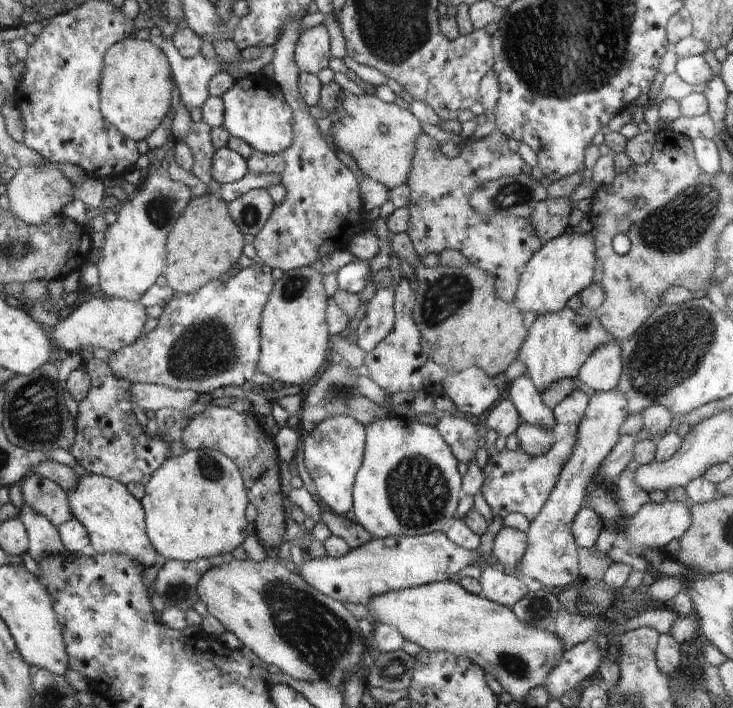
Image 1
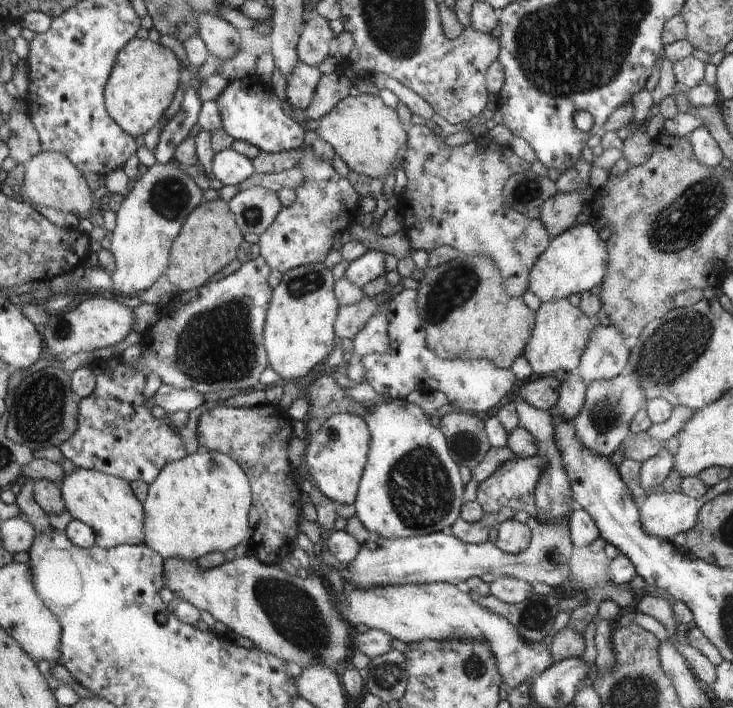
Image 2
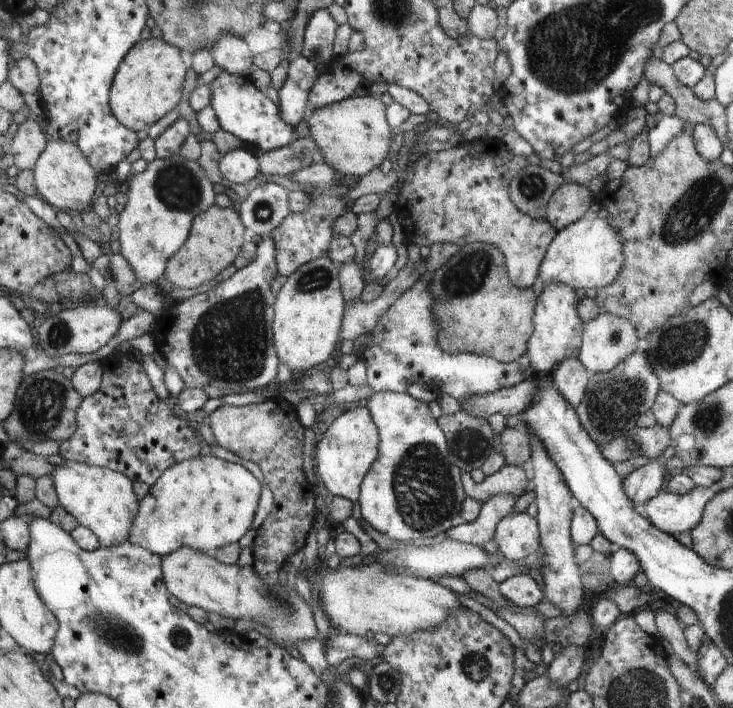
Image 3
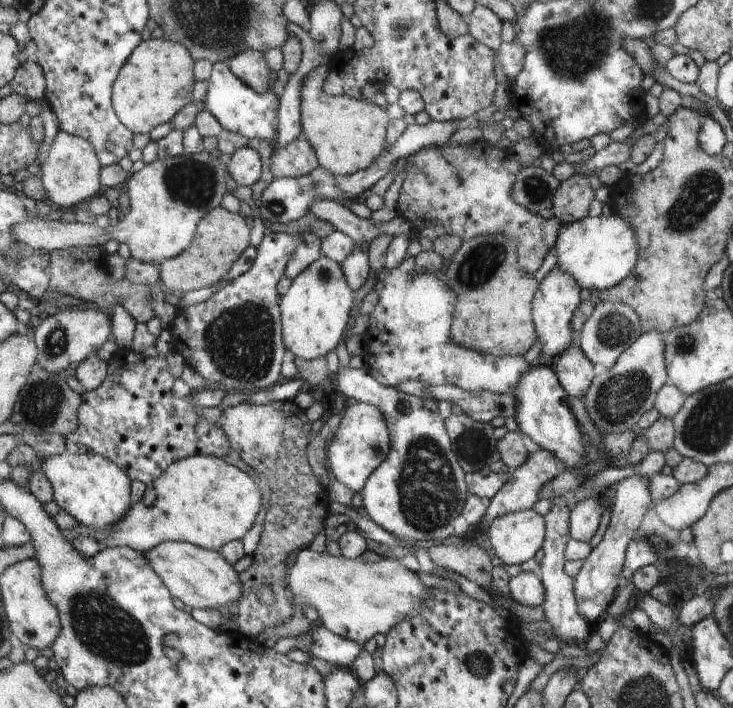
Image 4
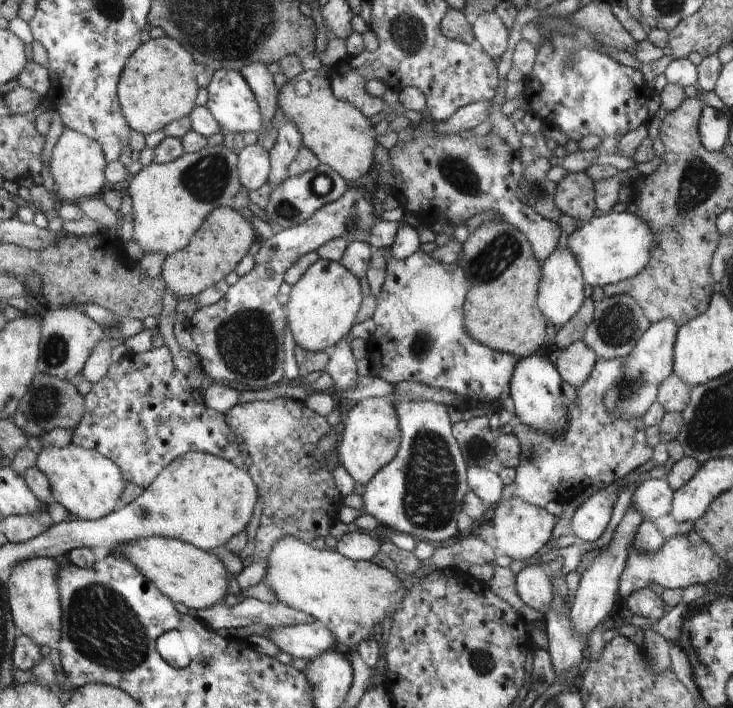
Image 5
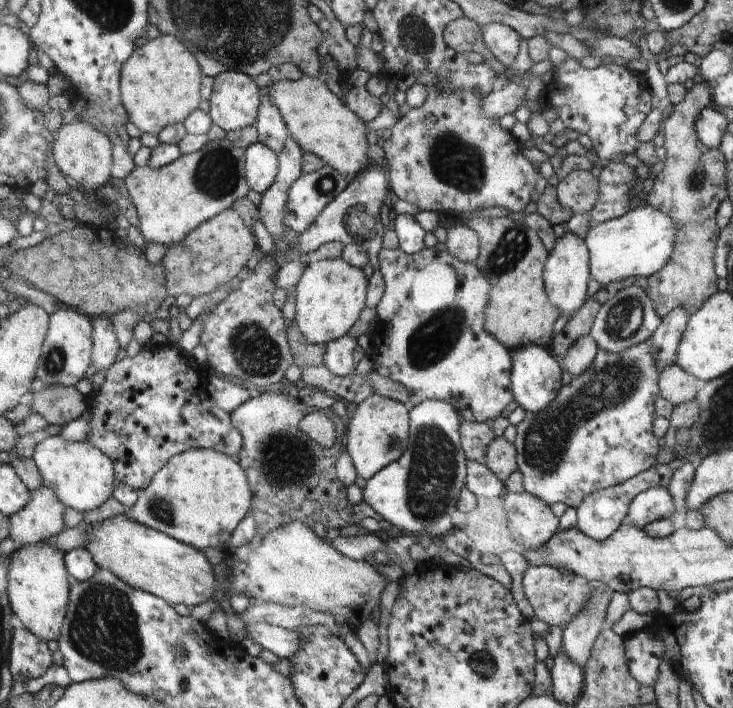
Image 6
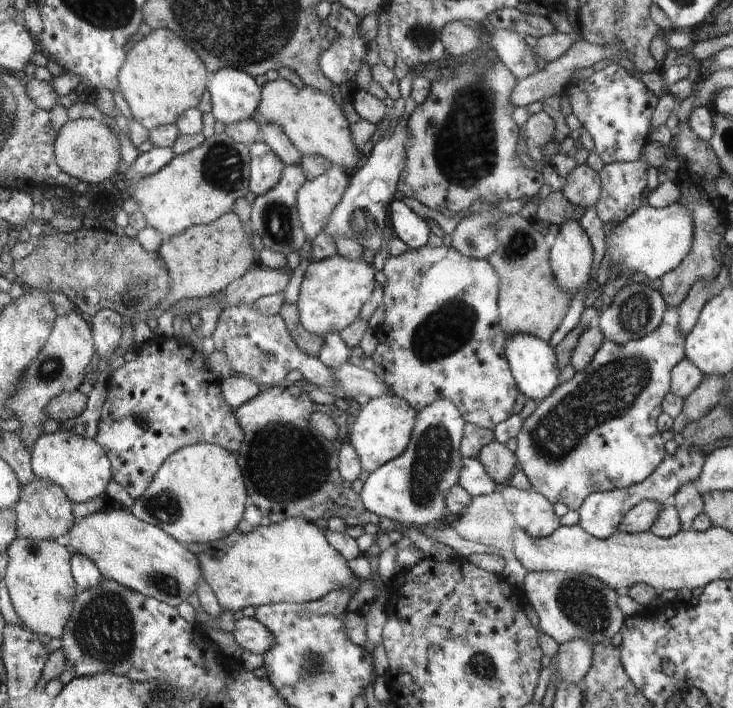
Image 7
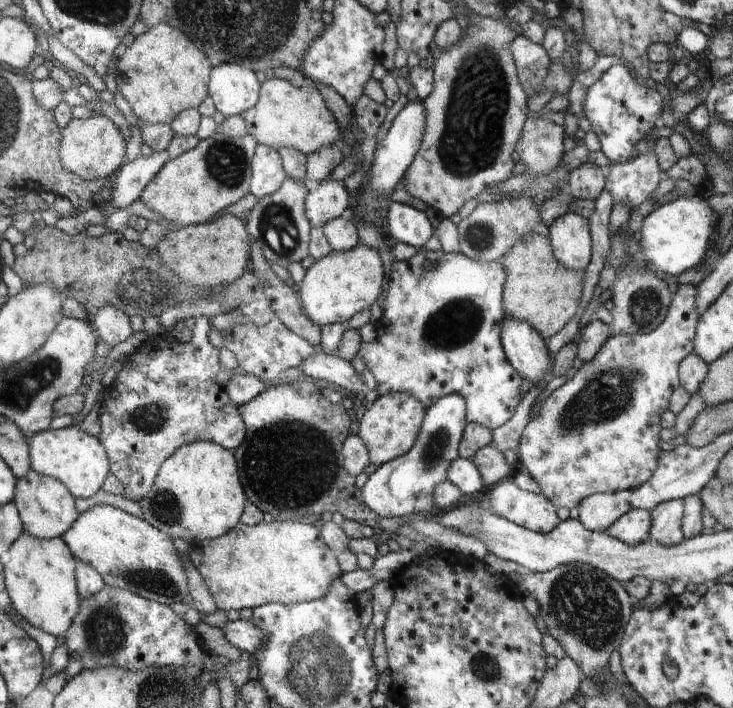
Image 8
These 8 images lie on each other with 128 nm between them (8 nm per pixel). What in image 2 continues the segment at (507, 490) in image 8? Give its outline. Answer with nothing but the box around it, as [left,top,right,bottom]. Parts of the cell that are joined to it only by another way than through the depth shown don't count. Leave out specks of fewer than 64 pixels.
[495,518,531,554]

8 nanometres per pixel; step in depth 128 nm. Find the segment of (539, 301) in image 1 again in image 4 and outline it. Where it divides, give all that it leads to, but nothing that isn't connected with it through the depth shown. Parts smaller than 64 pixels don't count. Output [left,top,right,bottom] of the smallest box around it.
[555,213,639,291]

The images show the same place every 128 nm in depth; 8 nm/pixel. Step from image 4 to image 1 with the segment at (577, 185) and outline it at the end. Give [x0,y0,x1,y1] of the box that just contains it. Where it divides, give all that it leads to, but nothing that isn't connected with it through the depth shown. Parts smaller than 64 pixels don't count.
[530,198,570,243]

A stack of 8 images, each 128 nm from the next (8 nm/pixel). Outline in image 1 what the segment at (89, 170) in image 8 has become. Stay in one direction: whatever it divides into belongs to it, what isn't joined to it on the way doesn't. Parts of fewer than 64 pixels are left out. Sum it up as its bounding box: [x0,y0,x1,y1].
[6,159,74,226]

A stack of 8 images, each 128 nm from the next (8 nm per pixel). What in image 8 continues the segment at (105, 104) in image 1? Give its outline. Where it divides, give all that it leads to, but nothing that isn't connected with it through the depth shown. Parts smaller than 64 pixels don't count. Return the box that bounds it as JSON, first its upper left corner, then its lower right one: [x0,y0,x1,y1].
[115,24,210,125]

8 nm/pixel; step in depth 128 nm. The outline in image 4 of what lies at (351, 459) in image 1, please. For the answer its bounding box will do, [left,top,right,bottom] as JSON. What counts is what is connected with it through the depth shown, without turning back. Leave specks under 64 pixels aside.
[326,403,390,493]

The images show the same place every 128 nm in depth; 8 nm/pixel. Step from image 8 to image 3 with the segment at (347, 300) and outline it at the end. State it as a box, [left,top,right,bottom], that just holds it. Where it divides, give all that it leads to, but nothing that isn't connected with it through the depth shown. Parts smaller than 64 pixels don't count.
[272,256,346,378]

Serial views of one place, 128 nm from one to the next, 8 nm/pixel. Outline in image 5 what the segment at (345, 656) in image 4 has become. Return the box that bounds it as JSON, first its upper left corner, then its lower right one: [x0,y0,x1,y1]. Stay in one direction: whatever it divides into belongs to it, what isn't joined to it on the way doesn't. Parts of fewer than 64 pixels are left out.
[269,621,336,660]

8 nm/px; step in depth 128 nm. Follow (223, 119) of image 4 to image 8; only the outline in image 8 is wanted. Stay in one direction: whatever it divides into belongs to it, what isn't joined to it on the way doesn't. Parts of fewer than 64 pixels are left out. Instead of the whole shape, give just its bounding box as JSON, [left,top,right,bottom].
[208,64,262,118]

